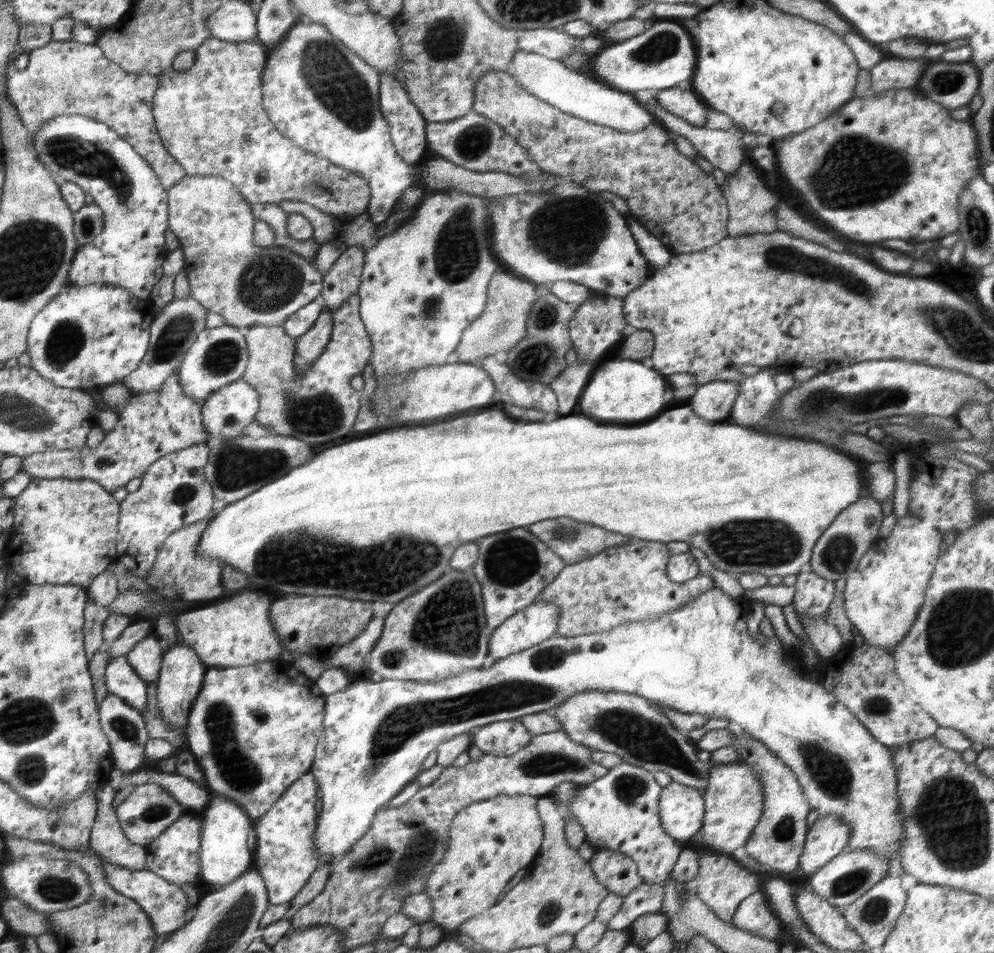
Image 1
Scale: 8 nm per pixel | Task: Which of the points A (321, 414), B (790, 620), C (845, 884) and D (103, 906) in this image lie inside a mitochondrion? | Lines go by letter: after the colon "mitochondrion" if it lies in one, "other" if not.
A: mitochondrion
B: other
C: mitochondrion
D: mitochondrion

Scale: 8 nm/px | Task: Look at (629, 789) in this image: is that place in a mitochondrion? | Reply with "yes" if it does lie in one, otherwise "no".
yes

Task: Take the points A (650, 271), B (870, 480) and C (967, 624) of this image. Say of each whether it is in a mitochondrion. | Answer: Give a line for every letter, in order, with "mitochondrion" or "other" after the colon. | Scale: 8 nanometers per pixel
A: other
B: other
C: mitochondrion

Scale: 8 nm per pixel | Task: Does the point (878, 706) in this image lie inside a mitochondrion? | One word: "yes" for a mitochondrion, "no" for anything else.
yes

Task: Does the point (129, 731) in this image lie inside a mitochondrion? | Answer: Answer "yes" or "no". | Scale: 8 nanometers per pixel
yes

